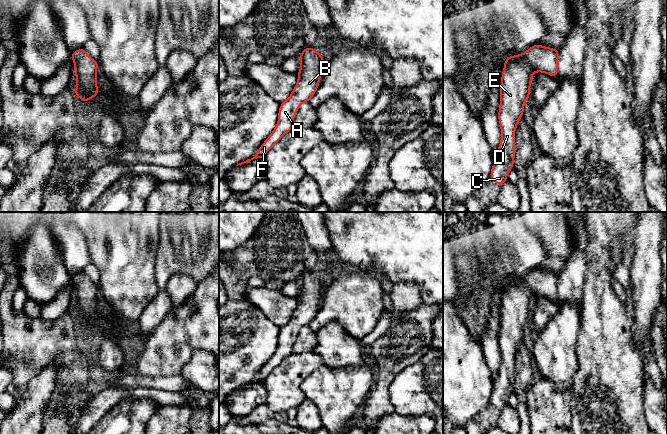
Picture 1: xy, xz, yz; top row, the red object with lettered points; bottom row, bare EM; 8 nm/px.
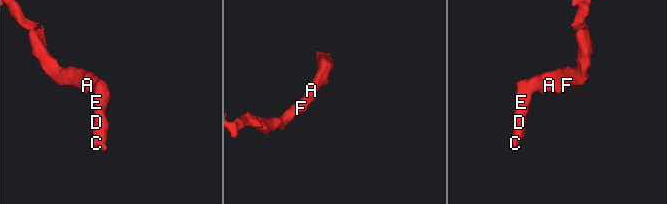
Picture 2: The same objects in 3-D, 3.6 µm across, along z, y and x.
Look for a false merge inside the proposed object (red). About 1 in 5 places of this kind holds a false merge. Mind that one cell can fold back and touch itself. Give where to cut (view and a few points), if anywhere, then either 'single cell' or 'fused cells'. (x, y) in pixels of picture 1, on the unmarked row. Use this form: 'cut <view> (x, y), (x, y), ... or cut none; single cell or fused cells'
cut none; single cell

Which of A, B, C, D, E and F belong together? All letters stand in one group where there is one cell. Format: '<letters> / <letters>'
A B C D E F

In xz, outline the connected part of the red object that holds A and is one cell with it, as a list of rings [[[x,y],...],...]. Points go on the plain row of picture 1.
[[[305,271],[299,280],[300,293],[298,304],[287,324],[280,327],[276,351],[257,374],[256,379],[238,389],[248,387],[257,382],[263,382],[268,375],[292,352],[294,342],[301,328],[309,326],[315,319],[322,299],[325,284],[313,271]]]

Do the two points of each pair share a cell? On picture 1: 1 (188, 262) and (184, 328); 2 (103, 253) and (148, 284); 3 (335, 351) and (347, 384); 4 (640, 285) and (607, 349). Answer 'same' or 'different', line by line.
1: different
2: same
3: different
4: different

